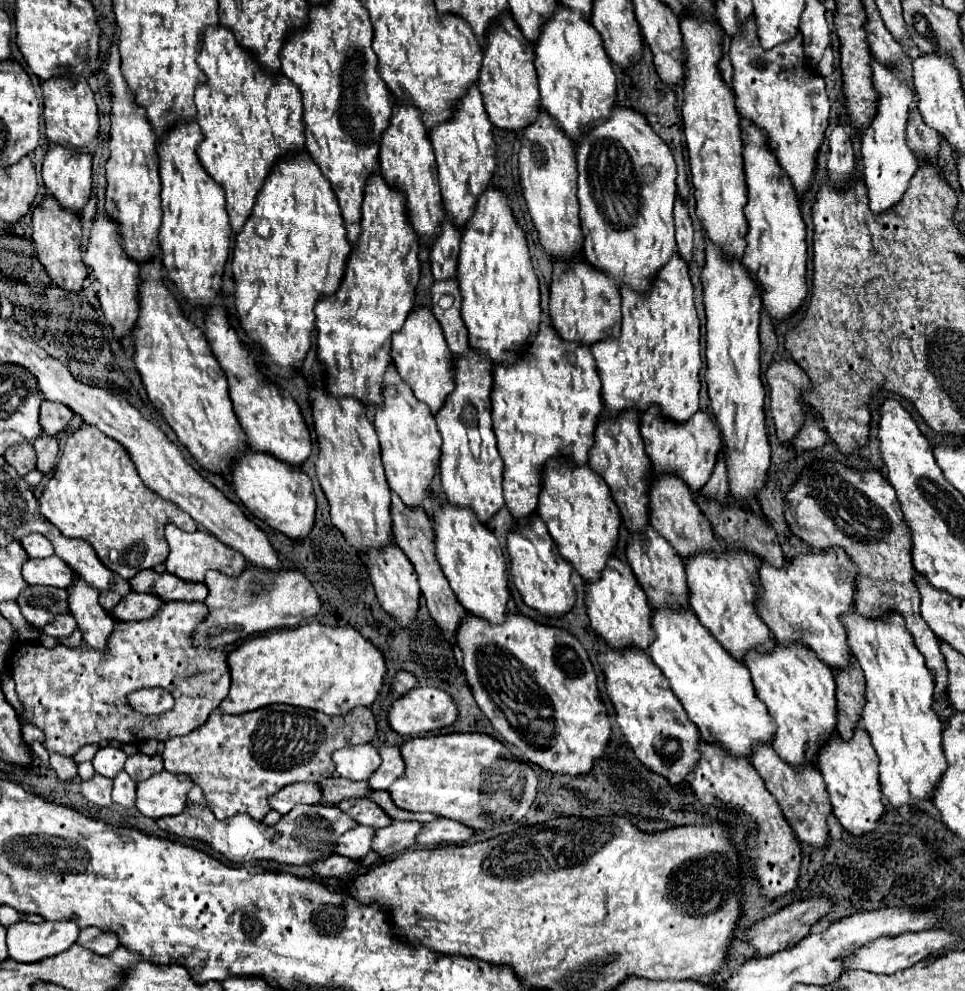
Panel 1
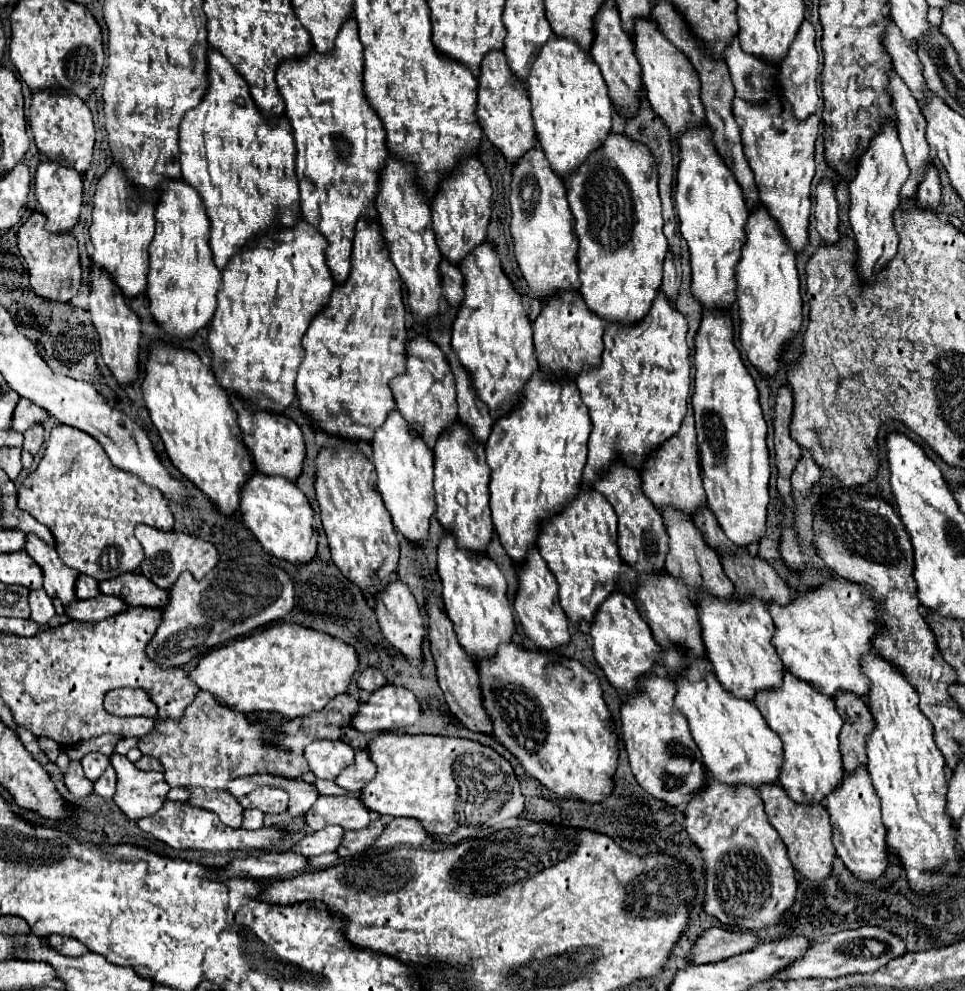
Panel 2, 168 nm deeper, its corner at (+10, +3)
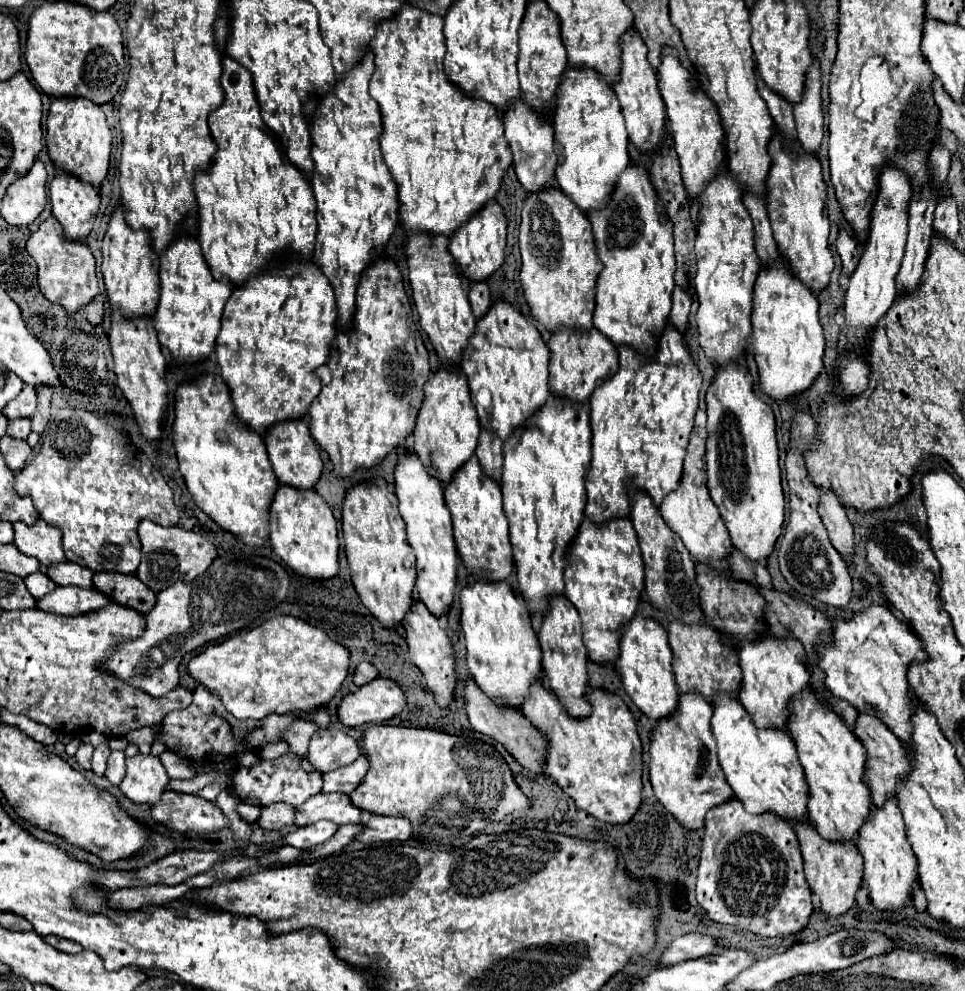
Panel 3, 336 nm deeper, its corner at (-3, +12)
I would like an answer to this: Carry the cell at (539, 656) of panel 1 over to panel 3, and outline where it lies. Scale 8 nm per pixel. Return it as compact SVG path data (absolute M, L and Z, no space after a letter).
M541 682L531 686L531 696L523 706L527 716L549 740L551 752L547 752L547 776L559 784L577 804L599 822L627 824L641 806L641 740L637 736L635 720L619 696L613 696L601 688L589 688L587 700L593 708L587 718L567 718L559 700L551 690L545 690Z

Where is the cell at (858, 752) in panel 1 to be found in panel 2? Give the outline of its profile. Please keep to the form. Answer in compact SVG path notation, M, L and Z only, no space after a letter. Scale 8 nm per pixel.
M858 765L854 771L844 771L842 783L826 795L826 809L832 823L832 843L844 865L862 881L878 879L886 869L886 827L880 819L880 801L874 793L866 765Z

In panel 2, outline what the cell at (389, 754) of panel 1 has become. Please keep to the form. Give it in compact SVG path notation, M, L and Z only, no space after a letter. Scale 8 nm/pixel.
M362 749L362 751L356 751L356 763L350 769L344 769L336 777L336 783L348 791L360 791L374 777L376 777L376 765L370 759L370 753Z

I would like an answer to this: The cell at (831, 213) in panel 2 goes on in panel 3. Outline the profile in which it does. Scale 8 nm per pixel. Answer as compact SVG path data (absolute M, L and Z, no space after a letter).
M845 230L839 234L837 238L837 252L841 256L843 262L843 274L851 276L851 272L857 268L859 258L861 258L861 250L857 248L857 242L853 240L851 234L847 234Z

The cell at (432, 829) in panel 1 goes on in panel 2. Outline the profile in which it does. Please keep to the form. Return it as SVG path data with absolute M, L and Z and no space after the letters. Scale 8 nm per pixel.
M396 817L386 823L386 829L382 837L378 837L378 843L374 843L374 847L382 849L392 849L396 845L420 847L428 839L432 839L432 835L424 829L422 821L416 821L414 817Z

